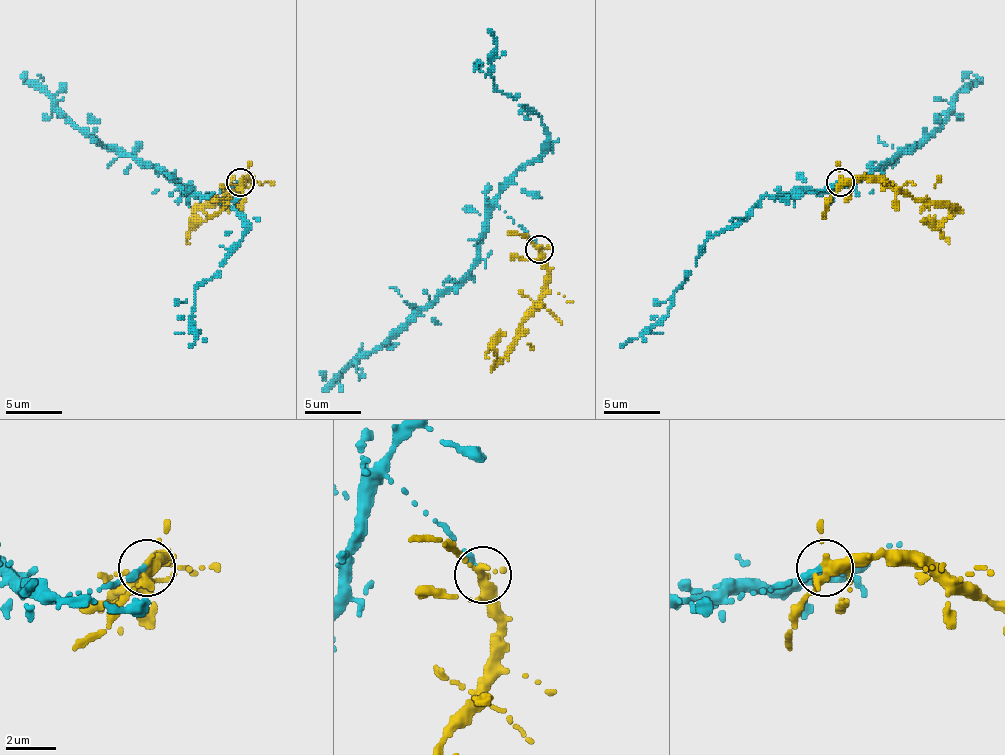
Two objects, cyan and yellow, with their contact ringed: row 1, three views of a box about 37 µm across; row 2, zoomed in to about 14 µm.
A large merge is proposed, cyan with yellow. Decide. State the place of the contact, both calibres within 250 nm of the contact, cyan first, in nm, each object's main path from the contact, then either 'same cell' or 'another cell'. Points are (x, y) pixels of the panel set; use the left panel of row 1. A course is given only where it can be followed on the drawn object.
(240, 182) | 240/320 nm | cyan via (240, 181), (220, 193), (189, 193), (133, 156), (119, 156), (97, 145), (26, 80), (26, 72) | yellow via (240, 181), (248, 179), (223, 198), (209, 201), (195, 212), (192, 229), (186, 238), (189, 243) | another cell

